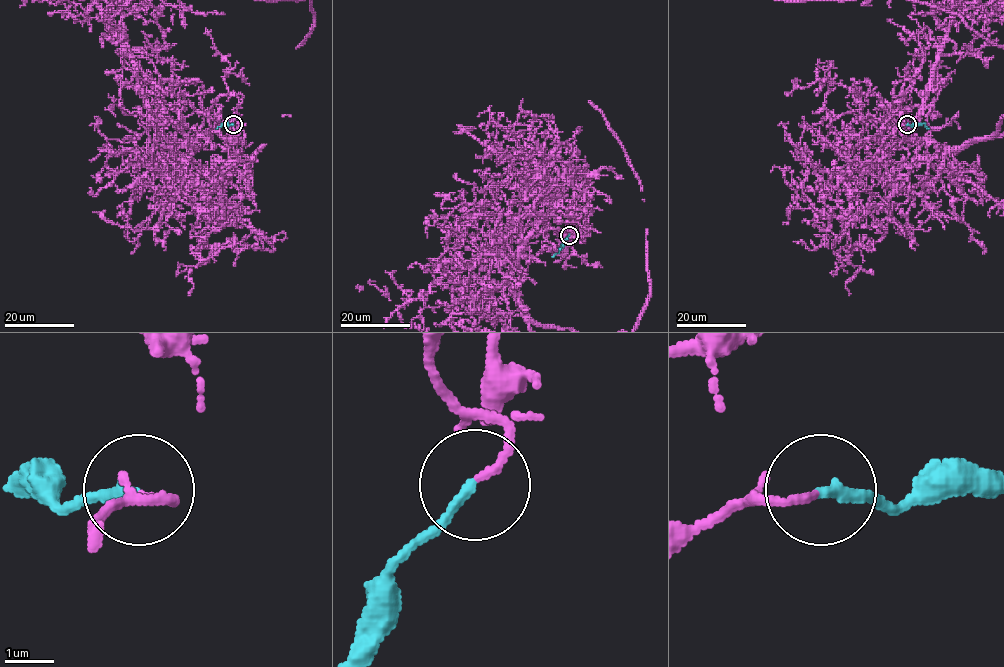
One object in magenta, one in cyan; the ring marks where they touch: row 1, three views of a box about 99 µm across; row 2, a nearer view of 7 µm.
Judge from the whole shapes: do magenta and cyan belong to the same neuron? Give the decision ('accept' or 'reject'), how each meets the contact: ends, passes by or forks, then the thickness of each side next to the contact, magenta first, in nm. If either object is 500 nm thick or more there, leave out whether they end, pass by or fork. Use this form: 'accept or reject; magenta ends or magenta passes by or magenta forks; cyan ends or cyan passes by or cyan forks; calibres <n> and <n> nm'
accept; magenta ends; cyan ends; calibres 140 and 200 nm

